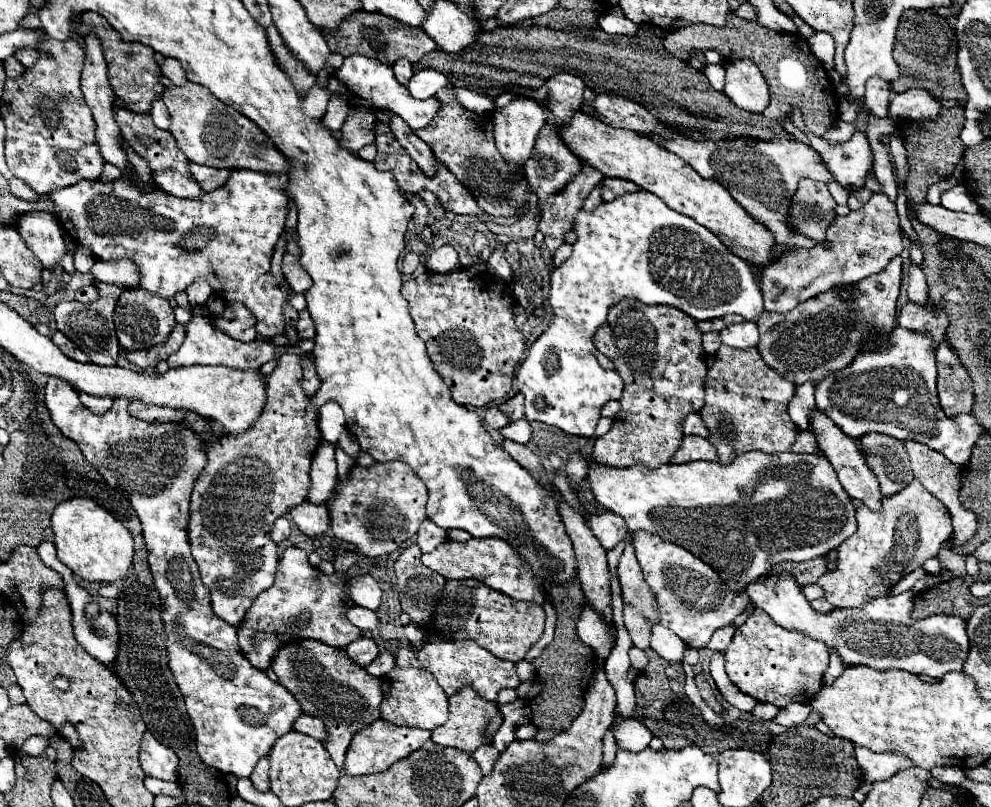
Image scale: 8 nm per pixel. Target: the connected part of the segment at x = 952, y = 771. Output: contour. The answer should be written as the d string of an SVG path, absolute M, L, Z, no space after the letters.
M933 767L929 773L941 783L961 783L961 781L965 781L965 775L959 767Z

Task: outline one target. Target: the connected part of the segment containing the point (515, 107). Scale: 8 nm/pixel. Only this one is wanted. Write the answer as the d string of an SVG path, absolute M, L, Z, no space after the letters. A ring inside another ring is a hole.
M531 97L513 99L507 107L495 109L495 143L499 153L513 165L523 167L531 157L536 137L547 119L547 109Z

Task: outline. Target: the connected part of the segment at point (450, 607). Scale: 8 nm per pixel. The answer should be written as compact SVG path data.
M467 579L467 581L447 581L429 623L427 625L409 623L405 627L405 633L411 645L423 647L427 643L425 637L429 635L427 627L431 627L431 631L441 639L447 641L473 639L475 643L479 643L479 647L487 649L495 657L517 663L525 657L529 647L533 647L539 641L539 637L543 635L543 625L545 611L541 605L513 601L511 597L493 591L483 583Z

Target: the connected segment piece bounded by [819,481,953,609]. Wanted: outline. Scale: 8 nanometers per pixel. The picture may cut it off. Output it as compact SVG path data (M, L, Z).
M913 481L897 495L883 497L881 511L871 511L857 499L851 499L851 503L855 507L859 529L839 545L837 569L819 579L825 599L837 609L859 607L873 597L887 597L887 591L895 581L919 569L923 561L935 557L939 547L953 535L949 509L925 491L919 481Z

